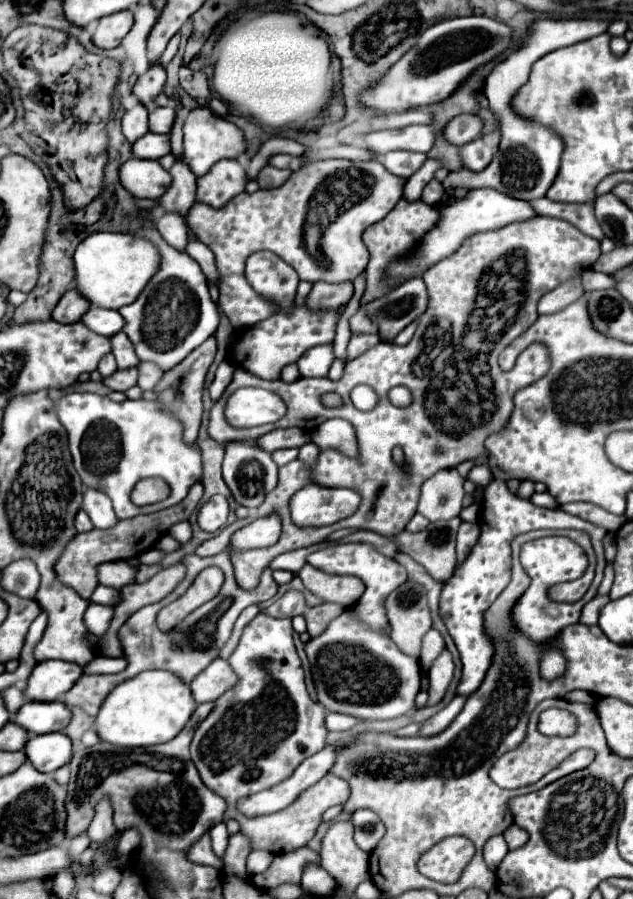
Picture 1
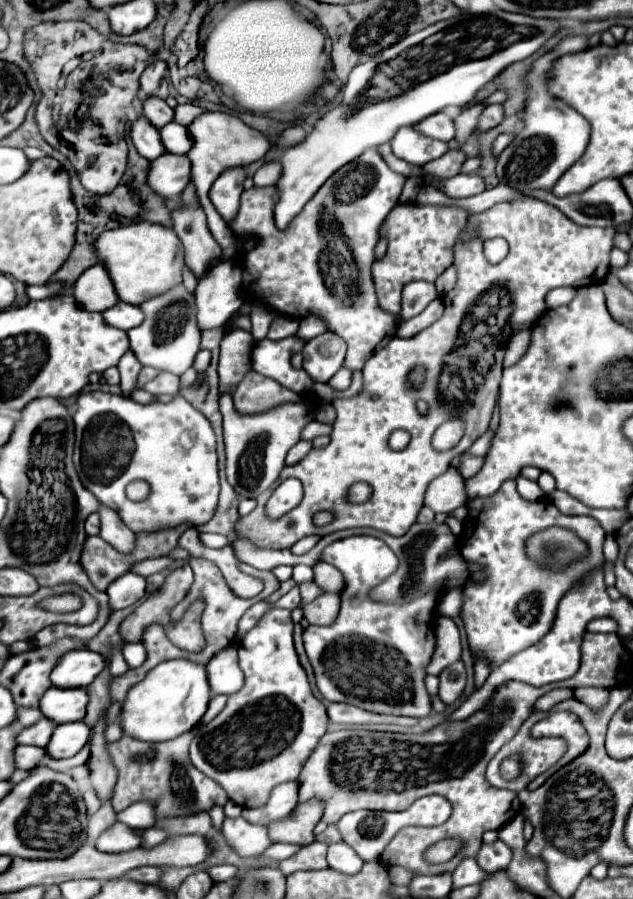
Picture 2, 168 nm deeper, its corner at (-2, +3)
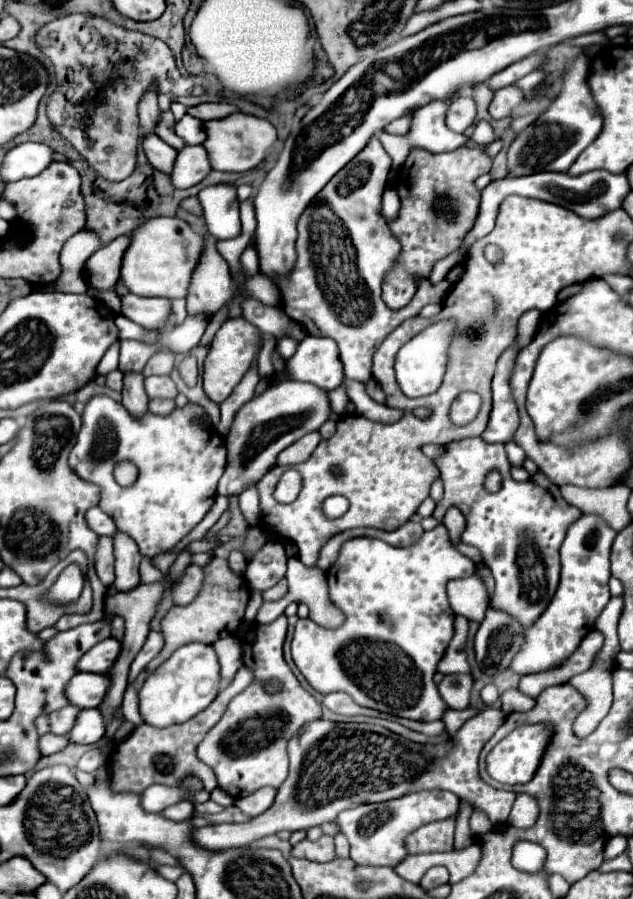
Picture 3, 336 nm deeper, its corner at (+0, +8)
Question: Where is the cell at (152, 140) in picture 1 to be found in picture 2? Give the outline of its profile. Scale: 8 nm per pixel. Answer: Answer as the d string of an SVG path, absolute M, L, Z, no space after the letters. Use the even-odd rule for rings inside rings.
M170 122L168 126L164 126L160 130L160 136L166 150L172 154L186 154L186 150L190 150L192 146L190 134L186 134L186 126L176 124L176 122Z

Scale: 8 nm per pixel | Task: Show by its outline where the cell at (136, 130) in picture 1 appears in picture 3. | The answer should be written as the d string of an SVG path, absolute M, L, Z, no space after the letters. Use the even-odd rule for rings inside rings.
M148 133L144 135L144 141L142 141L142 147L144 147L144 153L148 157L148 161L164 171L164 173L170 173L172 171L172 161L176 159L176 149L170 147L168 143L164 143L160 137L156 137L154 133Z

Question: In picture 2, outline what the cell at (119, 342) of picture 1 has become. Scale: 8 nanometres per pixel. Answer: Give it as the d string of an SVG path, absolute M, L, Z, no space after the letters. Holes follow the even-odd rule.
M126 352L118 364L118 370L120 370L120 376L122 376L122 382L120 382L120 388L122 388L122 396L130 396L136 388L138 388L138 374L140 374L140 364L136 360L136 356L132 352Z

